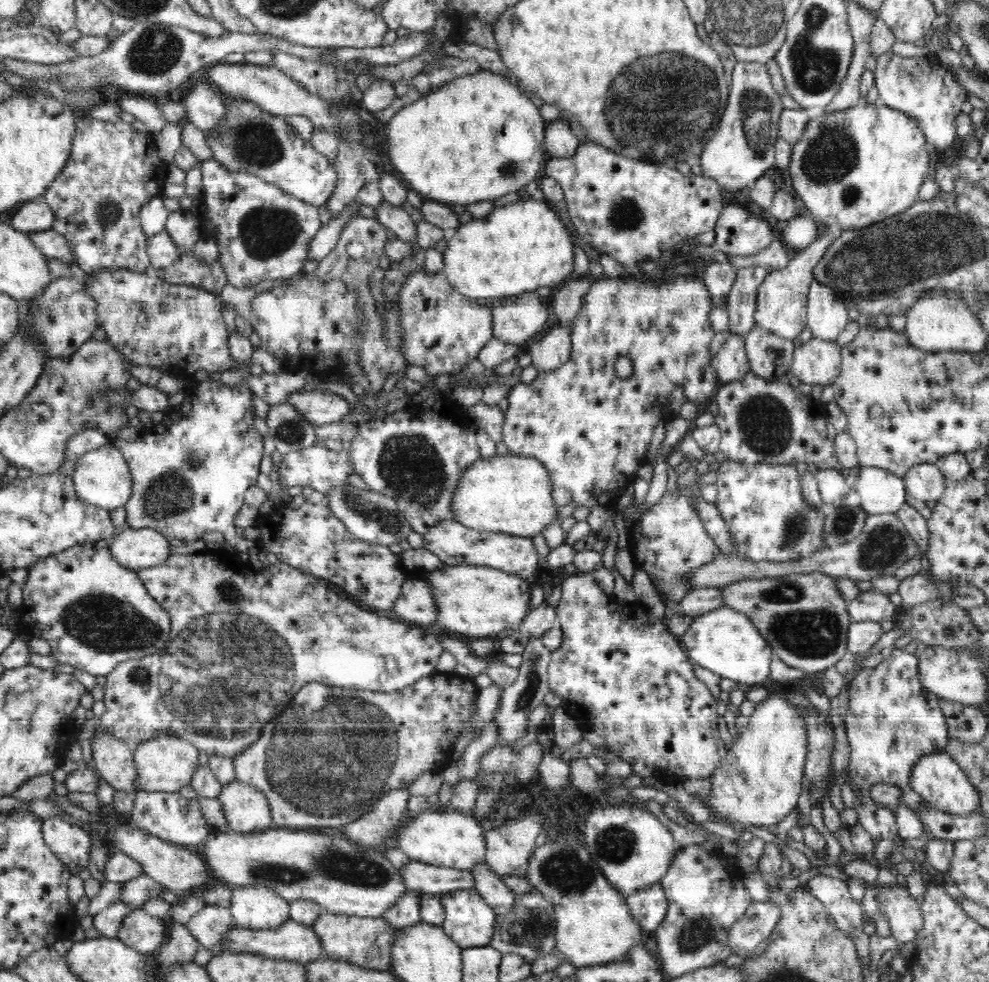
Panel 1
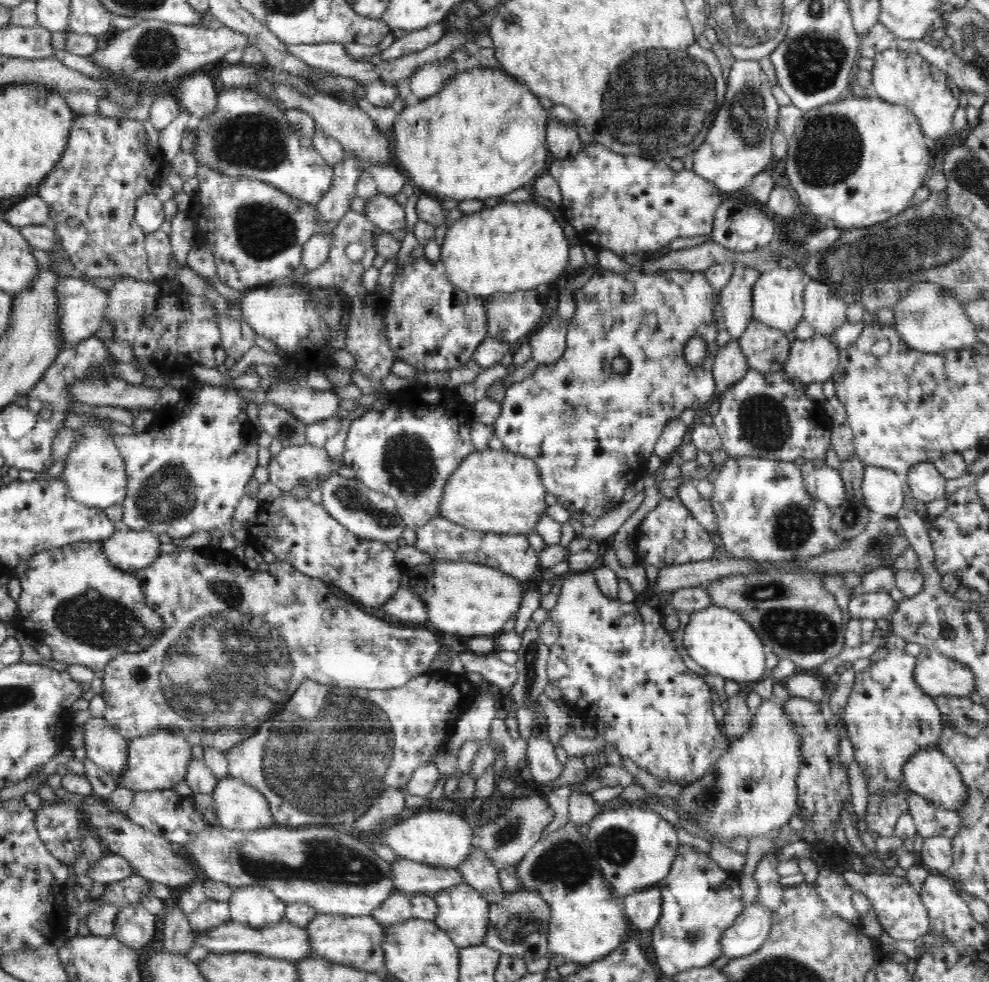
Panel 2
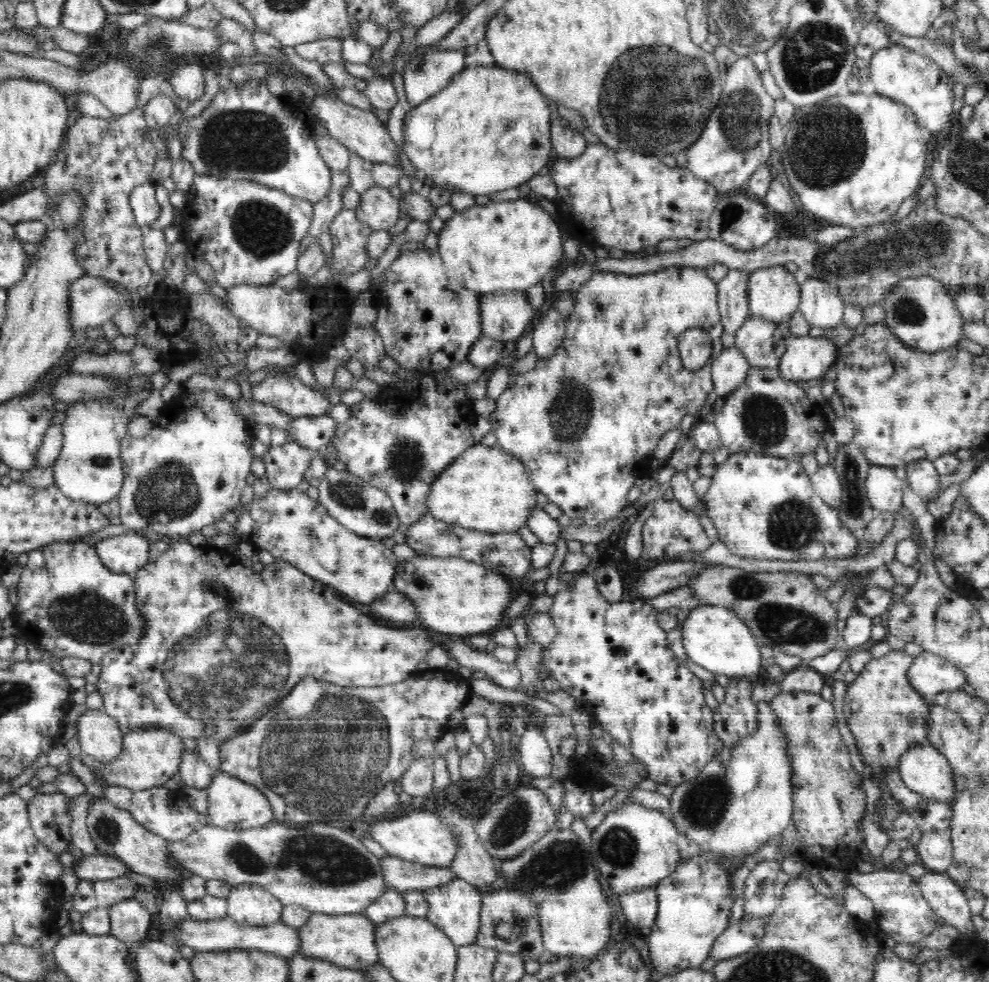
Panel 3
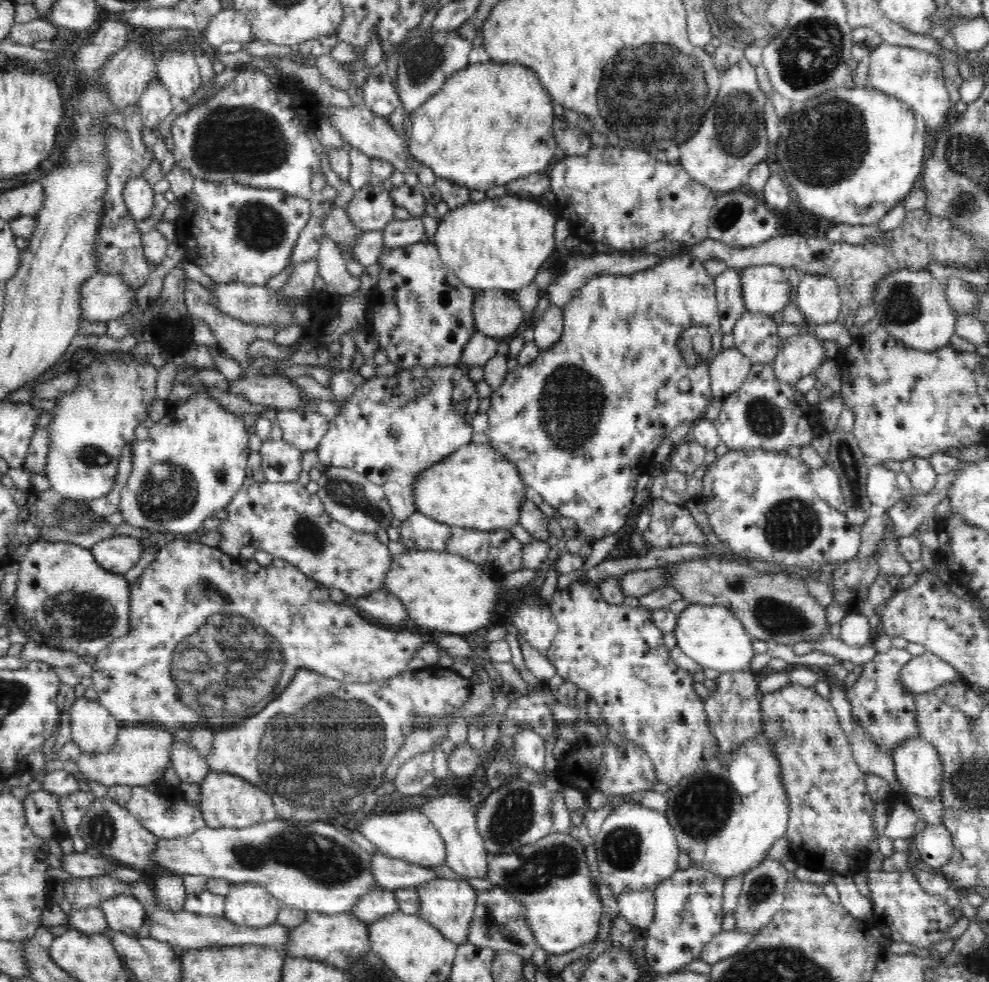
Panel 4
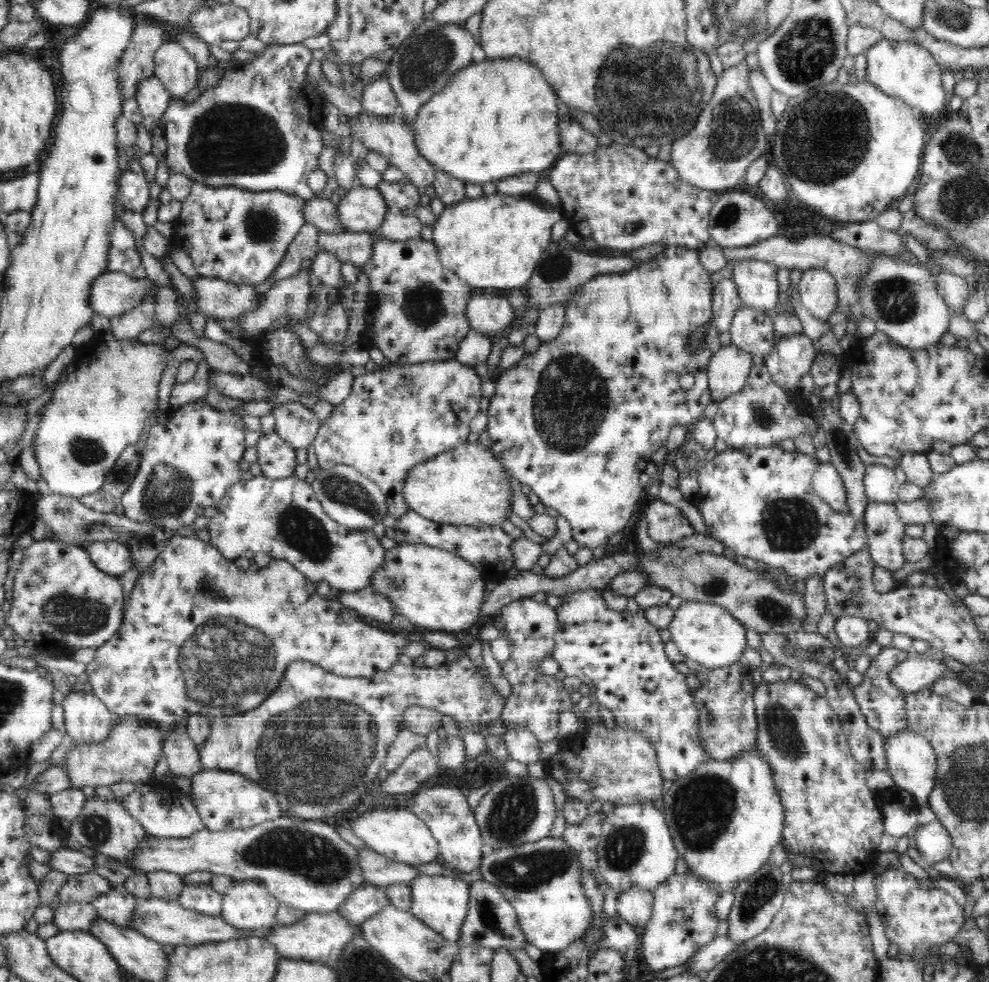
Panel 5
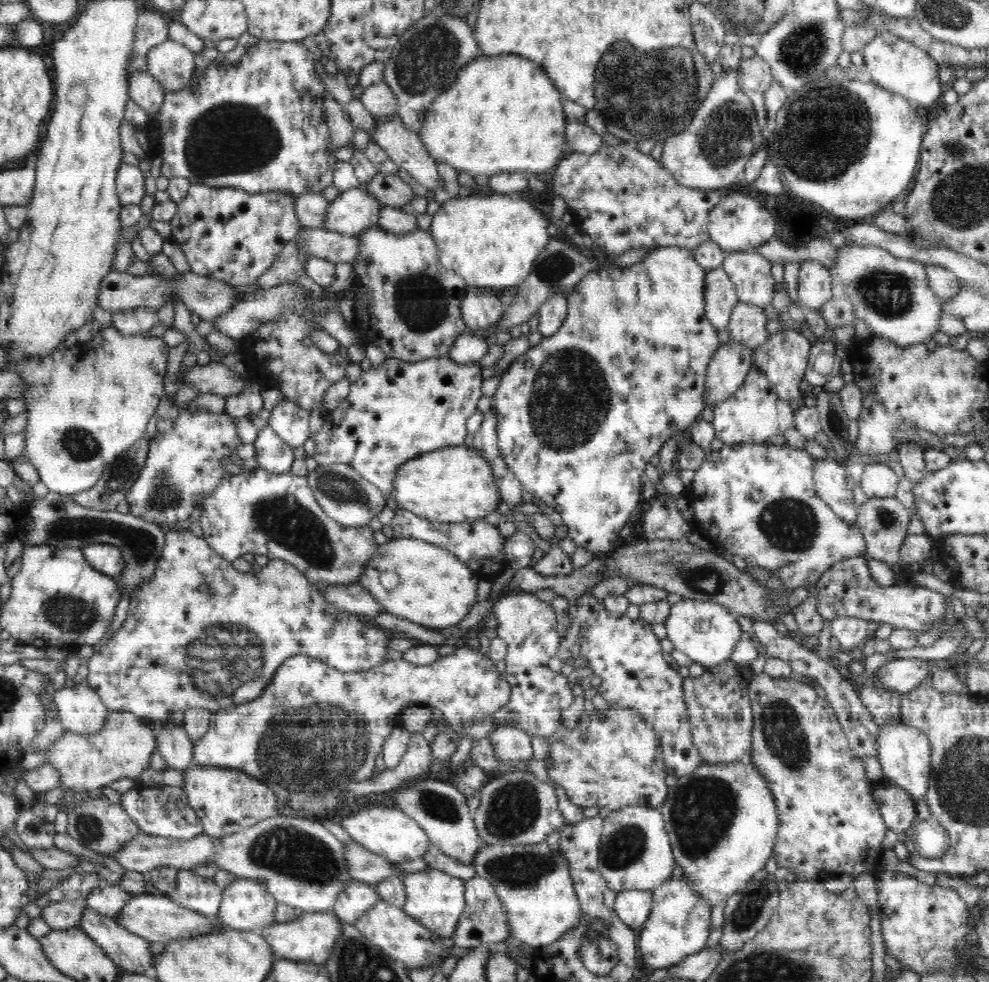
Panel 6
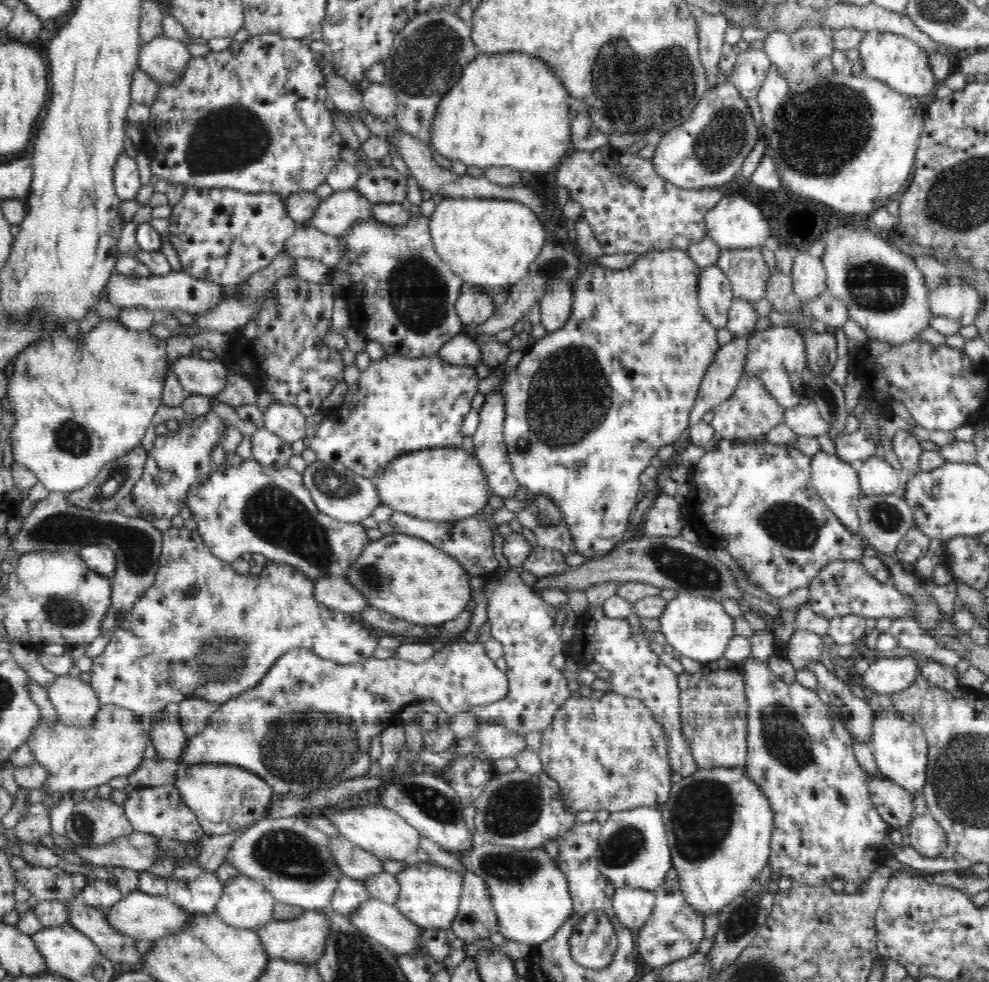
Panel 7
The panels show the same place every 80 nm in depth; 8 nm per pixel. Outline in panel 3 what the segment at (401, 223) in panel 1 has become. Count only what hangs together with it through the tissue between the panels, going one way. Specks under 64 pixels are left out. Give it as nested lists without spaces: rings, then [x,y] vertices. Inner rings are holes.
[[[375,184],[362,192],[355,213],[366,226],[389,230],[396,224],[400,209],[399,200],[388,189]]]

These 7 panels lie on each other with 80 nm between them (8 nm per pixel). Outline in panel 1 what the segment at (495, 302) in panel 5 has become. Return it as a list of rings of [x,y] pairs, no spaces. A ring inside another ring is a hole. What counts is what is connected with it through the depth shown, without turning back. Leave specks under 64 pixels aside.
[[[536,291],[491,303],[490,309],[493,337],[498,340],[513,345],[525,344],[548,329],[548,308]]]

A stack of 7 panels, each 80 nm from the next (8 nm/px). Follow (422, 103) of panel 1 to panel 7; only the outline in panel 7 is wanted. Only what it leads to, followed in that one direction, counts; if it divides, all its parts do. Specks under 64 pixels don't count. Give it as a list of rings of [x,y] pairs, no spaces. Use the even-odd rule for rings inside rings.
[[[480,53],[464,68],[460,81],[440,100],[432,120],[431,147],[451,160],[482,170],[508,167],[519,171],[545,173],[555,169],[568,154],[571,143],[570,94],[549,65],[526,53]]]

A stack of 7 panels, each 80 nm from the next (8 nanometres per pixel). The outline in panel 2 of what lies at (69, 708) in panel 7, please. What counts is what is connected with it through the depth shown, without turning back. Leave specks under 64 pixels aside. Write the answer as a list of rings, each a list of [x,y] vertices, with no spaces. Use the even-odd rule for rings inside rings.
[[[104,717],[88,719],[82,730],[88,758],[116,780],[128,766],[128,741]]]

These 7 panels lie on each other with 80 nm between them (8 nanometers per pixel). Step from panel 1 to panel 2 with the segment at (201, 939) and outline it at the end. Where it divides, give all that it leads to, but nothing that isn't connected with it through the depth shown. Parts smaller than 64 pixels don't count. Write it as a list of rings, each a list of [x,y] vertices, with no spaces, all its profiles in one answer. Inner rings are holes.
[[[206,899],[196,910],[188,915],[191,929],[194,929],[198,936],[208,934],[210,930],[218,928],[220,924],[231,920],[229,901]]]

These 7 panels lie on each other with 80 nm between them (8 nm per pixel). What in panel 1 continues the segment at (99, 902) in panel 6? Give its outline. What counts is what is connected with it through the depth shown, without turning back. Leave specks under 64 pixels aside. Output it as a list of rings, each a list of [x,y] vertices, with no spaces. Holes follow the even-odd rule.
[[[143,908],[132,909],[122,919],[117,938],[145,955],[152,954],[166,943],[168,930],[164,921],[149,915]]]

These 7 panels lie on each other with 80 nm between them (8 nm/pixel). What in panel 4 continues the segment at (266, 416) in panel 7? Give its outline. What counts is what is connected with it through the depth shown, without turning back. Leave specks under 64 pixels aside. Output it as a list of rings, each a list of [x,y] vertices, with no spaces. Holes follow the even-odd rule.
[[[316,409],[276,410],[276,418],[283,439],[296,448],[309,452],[318,446],[330,422]]]

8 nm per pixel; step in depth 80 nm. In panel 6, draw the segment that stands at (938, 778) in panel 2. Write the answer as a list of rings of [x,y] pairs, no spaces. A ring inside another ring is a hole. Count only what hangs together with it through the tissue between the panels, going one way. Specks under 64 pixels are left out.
[[[902,722],[879,727],[877,752],[884,776],[908,791],[914,802],[921,802],[928,790],[932,773],[931,746],[928,737],[914,726]]]

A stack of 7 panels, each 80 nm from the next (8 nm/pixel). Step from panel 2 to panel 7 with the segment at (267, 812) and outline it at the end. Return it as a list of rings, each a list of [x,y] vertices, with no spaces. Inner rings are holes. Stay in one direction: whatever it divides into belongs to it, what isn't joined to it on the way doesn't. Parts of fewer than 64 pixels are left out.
[[[178,763],[178,772],[173,785],[179,790],[184,804],[196,815],[200,826],[204,829],[204,836],[216,836],[240,829],[246,830],[260,818],[267,815],[273,788],[252,772],[238,766],[219,764],[186,765]]]

